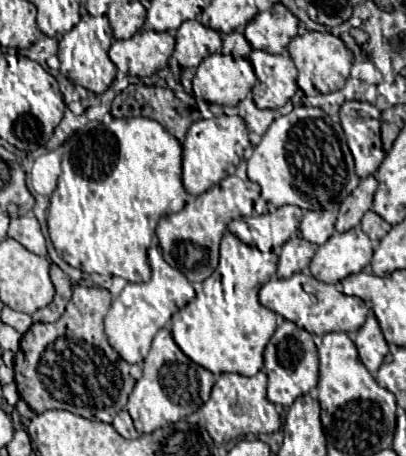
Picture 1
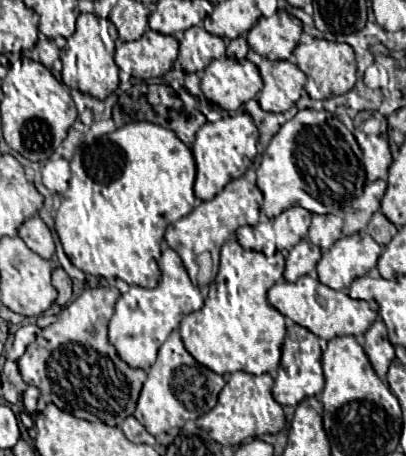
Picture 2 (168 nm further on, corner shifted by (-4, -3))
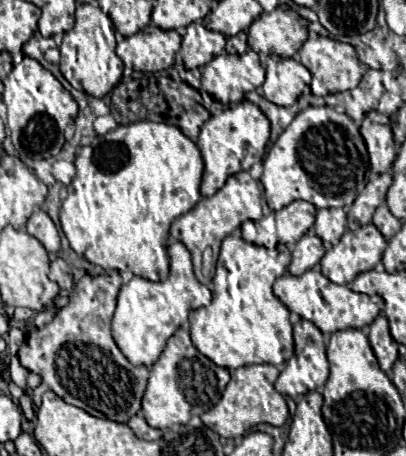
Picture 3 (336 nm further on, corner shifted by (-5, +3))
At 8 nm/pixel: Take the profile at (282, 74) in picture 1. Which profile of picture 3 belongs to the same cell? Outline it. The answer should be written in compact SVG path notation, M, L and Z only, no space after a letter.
M270 56L266 62L264 98L278 106L292 106L310 84L310 72L294 58Z

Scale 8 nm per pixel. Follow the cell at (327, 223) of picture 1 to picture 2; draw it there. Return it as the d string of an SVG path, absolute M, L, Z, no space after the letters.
M313 214L313 222L309 226L307 238L313 244L317 244L321 250L327 250L341 236L341 226L343 226L343 218L339 218L339 216Z

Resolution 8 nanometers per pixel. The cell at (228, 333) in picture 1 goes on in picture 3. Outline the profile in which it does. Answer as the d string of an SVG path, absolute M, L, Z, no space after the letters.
M236 236L224 238L216 264L212 304L190 312L192 342L216 366L234 370L248 364L268 362L280 366L286 362L284 342L292 334L290 310L274 296L272 284L285 274L290 261L291 252L284 244L267 249Z

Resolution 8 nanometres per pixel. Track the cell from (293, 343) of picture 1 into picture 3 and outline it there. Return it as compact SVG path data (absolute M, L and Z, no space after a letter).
M300 320L294 324L294 342L296 342L296 352L290 360L284 362L284 368L276 380L276 390L292 398L298 394L306 394L310 390L318 390L328 380L328 360L326 360L326 343L323 333L312 322Z

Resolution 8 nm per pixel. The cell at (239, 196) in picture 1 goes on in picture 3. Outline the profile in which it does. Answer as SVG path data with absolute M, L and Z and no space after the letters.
M238 172L230 176L214 196L202 198L190 212L174 220L170 236L180 240L190 250L194 274L200 283L208 285L212 281L222 240L230 236L242 222L260 220L263 217L261 204L264 202L260 184L254 182L248 172Z

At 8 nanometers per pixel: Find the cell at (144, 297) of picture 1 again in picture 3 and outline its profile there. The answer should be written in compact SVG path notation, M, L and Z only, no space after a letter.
M172 242L168 248L170 254L170 276L164 282L150 282L144 278L132 278L120 288L118 306L112 318L114 342L122 354L134 366L152 366L162 354L166 340L188 320L191 310L208 306L212 301L212 292L202 286L192 274L190 252L182 242Z

